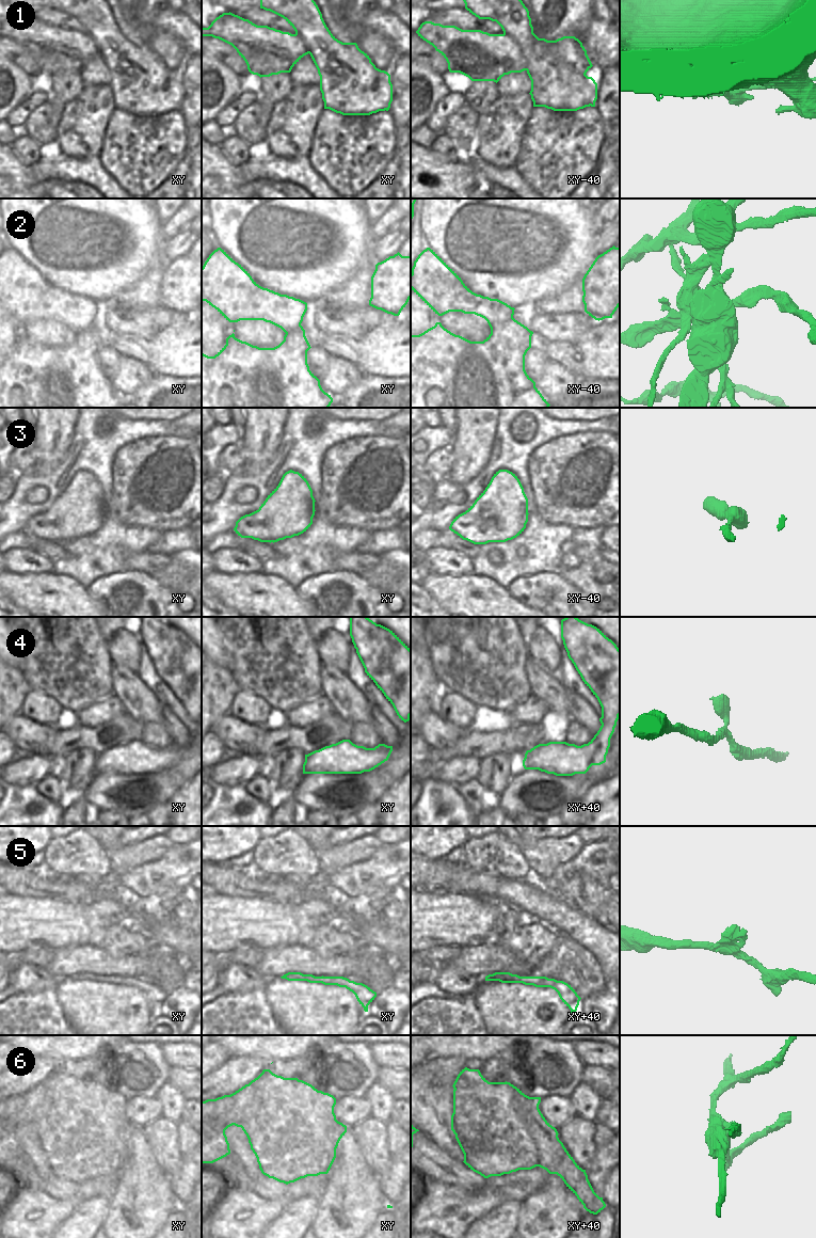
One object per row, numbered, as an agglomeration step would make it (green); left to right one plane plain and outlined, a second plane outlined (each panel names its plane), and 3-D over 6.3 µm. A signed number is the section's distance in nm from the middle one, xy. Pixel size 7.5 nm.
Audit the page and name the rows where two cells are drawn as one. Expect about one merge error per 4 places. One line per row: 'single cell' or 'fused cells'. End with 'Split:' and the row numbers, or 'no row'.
1: fused cells
2: fused cells
3: single cell
4: single cell
5: single cell
6: fused cells
Split: 1, 2, 6

